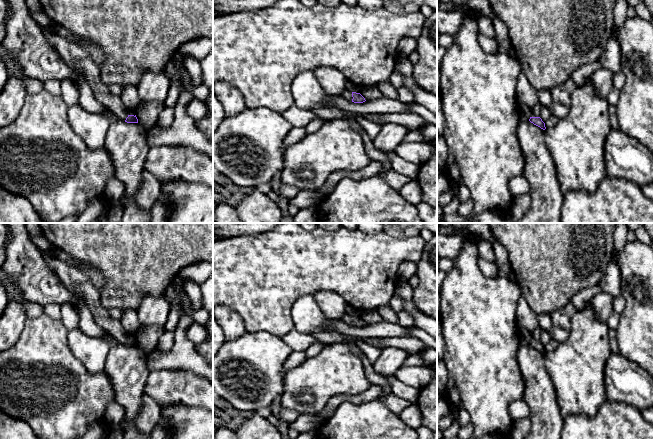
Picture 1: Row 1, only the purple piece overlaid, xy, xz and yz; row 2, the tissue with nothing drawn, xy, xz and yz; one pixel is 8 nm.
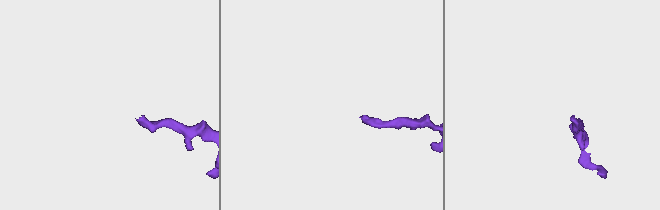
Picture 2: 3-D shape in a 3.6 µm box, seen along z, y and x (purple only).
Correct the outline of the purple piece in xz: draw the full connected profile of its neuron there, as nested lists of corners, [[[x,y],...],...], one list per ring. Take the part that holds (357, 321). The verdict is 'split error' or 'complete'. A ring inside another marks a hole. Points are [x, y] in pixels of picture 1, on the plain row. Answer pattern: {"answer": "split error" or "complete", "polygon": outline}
{"answer": "split error", "polygon": [[[344,315],[340,319],[342,322],[346,323],[349,326],[354,326],[354,327],[363,327],[365,326],[365,322],[360,318],[356,316],[349,316],[349,315]]]}

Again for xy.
{"answer": "split error", "polygon": [[[42,251],[43,258],[48,267],[59,277],[69,291],[79,293],[85,300],[95,322],[112,335],[121,344],[127,347],[138,347],[136,339],[128,338],[128,331],[119,319],[113,318],[100,302],[100,292],[95,288],[89,278],[79,270],[58,258],[52,257],[48,251]]]}

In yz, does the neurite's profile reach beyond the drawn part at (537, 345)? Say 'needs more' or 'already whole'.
needs more

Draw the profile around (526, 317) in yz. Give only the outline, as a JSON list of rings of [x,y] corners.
[[[523,293],[519,298],[516,317],[518,322],[529,331],[540,328],[537,321],[537,314],[529,307]]]

